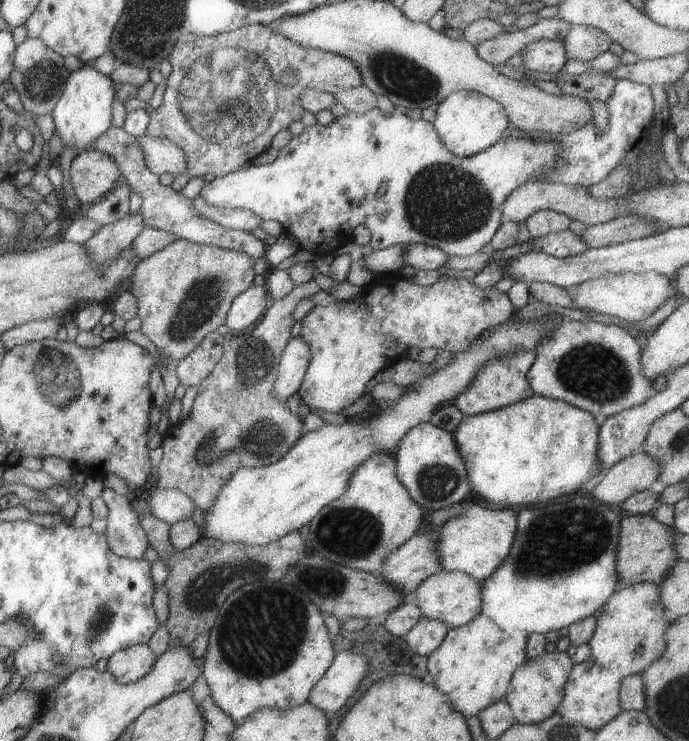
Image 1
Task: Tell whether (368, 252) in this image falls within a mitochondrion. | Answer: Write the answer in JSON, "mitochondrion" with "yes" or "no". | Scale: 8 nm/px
{"mitochondrion":"no"}

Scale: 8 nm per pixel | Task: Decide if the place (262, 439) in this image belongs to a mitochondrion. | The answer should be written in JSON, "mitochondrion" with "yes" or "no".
{"mitochondrion":"yes"}

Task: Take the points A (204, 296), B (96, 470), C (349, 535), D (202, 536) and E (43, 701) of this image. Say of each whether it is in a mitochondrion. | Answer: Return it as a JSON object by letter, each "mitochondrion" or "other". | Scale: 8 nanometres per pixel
{"A":"mitochondrion","B":"other","C":"mitochondrion","D":"other","E":"other"}

